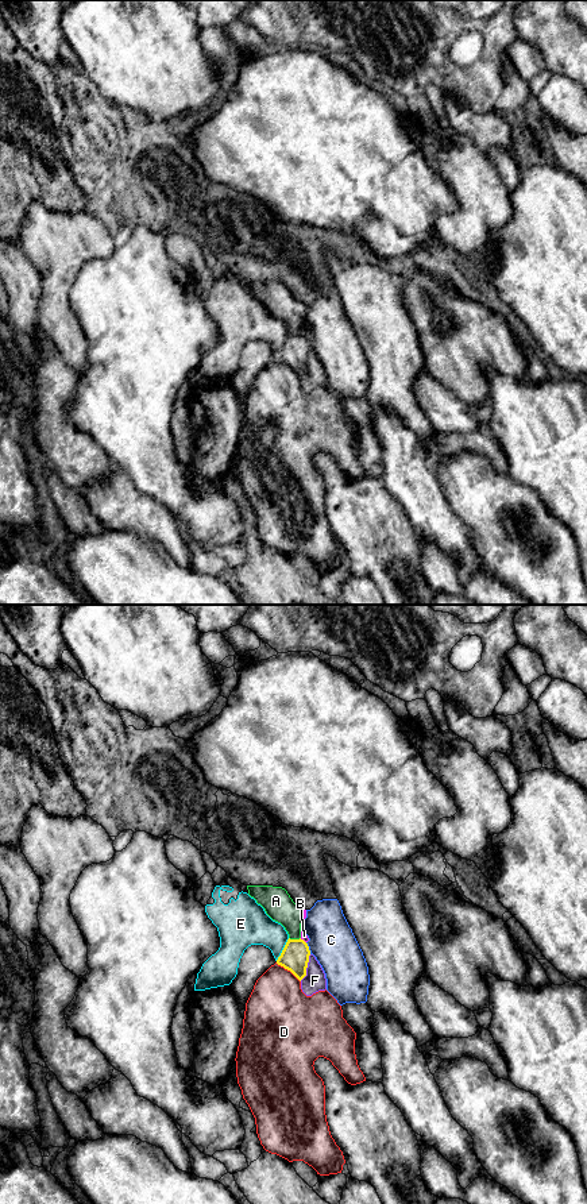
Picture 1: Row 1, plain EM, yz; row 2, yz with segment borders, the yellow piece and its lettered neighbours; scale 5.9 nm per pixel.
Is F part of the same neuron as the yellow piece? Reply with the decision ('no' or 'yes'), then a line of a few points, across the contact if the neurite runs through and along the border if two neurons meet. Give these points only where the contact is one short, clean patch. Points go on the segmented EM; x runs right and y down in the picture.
no; line yz (311, 954), (306, 963), (306, 973), (300, 980)

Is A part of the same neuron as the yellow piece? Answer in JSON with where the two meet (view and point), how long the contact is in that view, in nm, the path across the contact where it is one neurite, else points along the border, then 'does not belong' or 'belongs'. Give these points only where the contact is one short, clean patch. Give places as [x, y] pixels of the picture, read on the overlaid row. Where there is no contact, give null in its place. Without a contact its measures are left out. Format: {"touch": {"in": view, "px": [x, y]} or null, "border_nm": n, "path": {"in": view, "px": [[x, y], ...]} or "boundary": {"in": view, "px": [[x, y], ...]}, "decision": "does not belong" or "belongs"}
{"touch": {"in": "yz", "px": [294, 940]}, "border_nm": 70, "boundary": {"in": "yz", "px": [[289, 937], [300, 938]]}, "decision": "does not belong"}

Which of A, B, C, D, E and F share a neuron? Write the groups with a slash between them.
A B F / C / D / E

